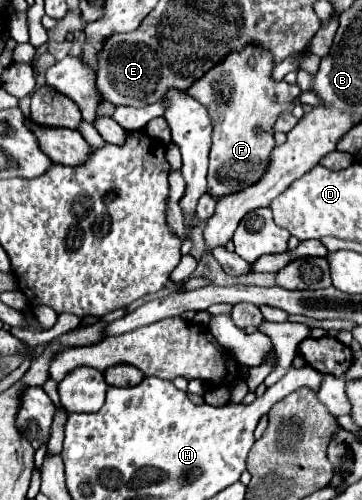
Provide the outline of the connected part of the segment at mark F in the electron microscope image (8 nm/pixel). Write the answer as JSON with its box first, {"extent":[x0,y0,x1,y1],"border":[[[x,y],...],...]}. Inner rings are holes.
{"extent":[187,45,301,197],"border":[[[249,45],[243,53],[233,53],[187,89],[191,97],[209,109],[213,119],[213,147],[207,173],[207,193],[211,197],[225,197],[255,185],[269,167],[269,157],[275,149],[273,123],[301,93],[297,84],[273,81],[271,69],[269,53]],[[257,129],[263,129],[265,135],[257,135]]]}

